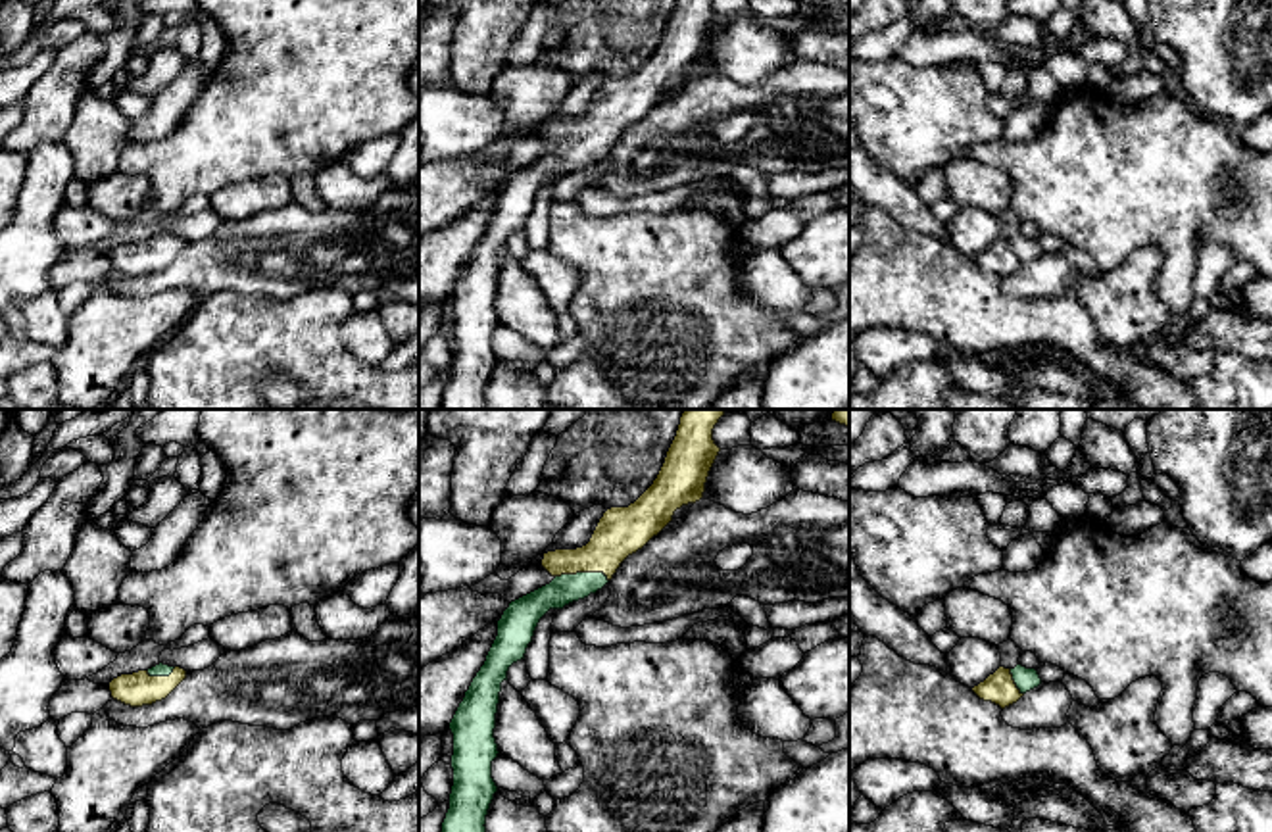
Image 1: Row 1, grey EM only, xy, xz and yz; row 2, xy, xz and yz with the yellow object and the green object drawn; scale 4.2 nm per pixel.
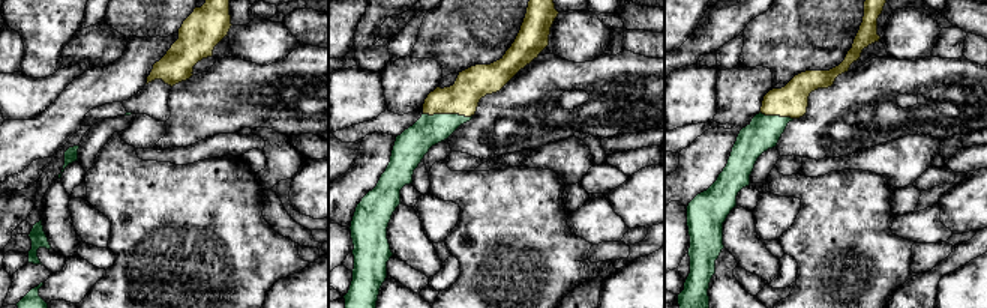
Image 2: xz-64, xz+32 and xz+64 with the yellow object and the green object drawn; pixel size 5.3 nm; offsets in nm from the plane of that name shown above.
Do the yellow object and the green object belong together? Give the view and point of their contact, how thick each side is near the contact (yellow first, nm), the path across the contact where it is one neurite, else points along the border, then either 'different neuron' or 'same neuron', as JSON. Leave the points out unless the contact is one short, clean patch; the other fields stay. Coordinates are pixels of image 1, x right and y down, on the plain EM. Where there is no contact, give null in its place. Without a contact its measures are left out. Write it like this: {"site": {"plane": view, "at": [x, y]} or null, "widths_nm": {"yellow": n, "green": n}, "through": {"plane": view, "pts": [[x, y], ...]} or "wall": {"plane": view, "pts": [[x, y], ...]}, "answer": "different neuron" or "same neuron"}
{"site": {"plane": "xz", "at": [583, 141]}, "widths_nm": {"yellow": 200, "green": 120}, "through": {"plane": "xz", "pts": [[621, 100], [583, 141], [562, 160]]}, "answer": "same neuron"}

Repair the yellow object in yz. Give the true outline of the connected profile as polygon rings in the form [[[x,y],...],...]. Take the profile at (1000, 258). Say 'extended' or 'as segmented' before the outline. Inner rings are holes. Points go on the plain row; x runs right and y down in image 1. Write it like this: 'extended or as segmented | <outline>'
extended | [[[1016,234],[1015,238],[999,236],[972,261],[984,269],[999,275],[1001,279],[1016,273],[1026,261],[1038,257],[1041,248],[1036,238]]]

